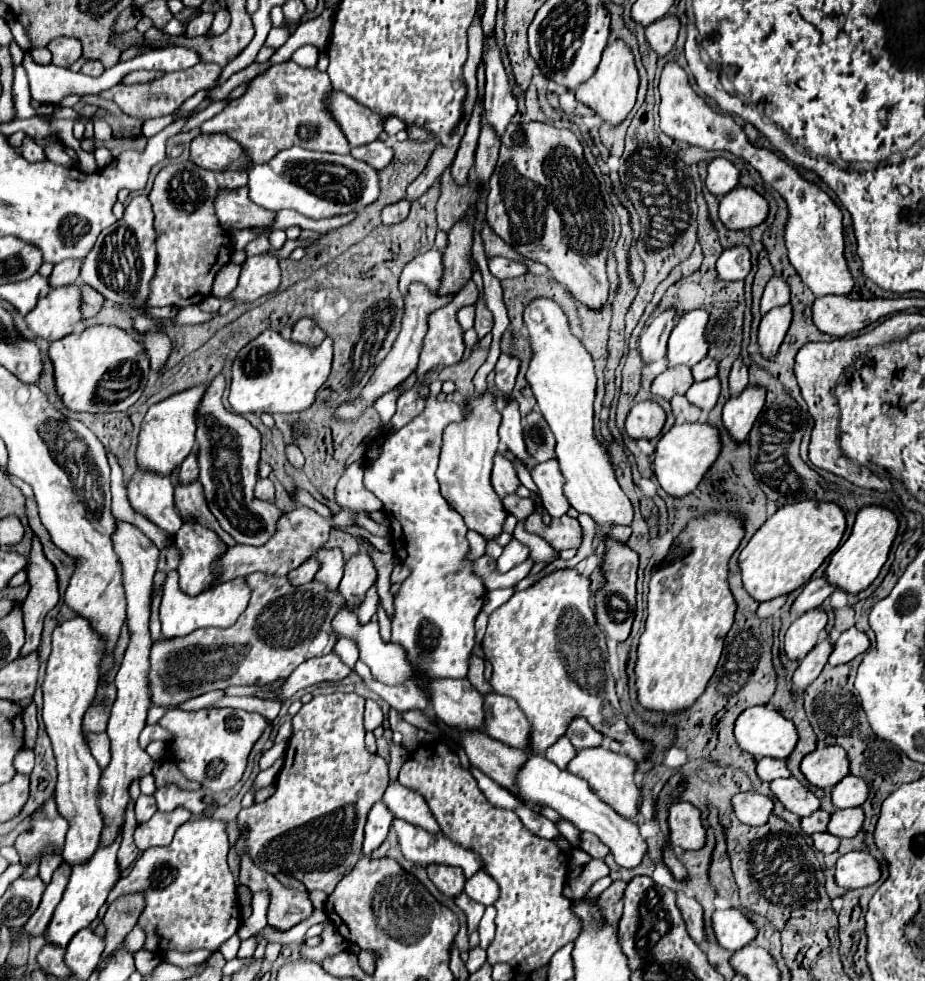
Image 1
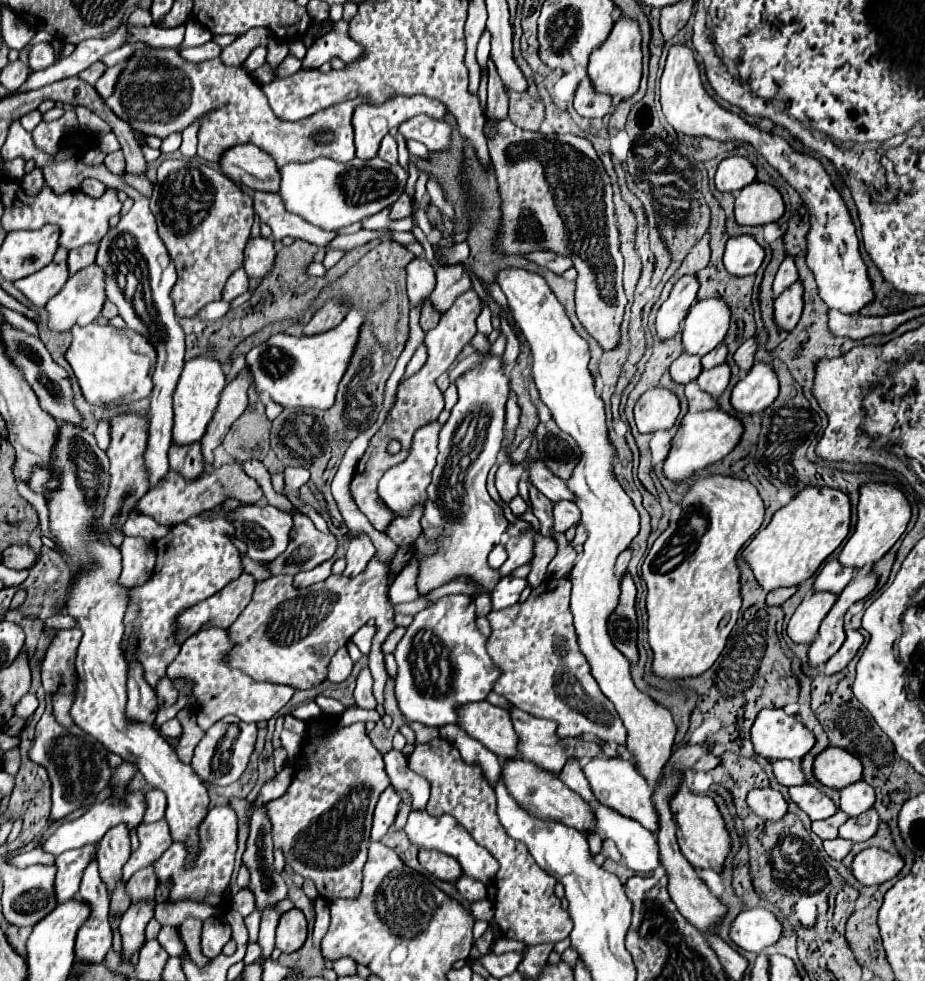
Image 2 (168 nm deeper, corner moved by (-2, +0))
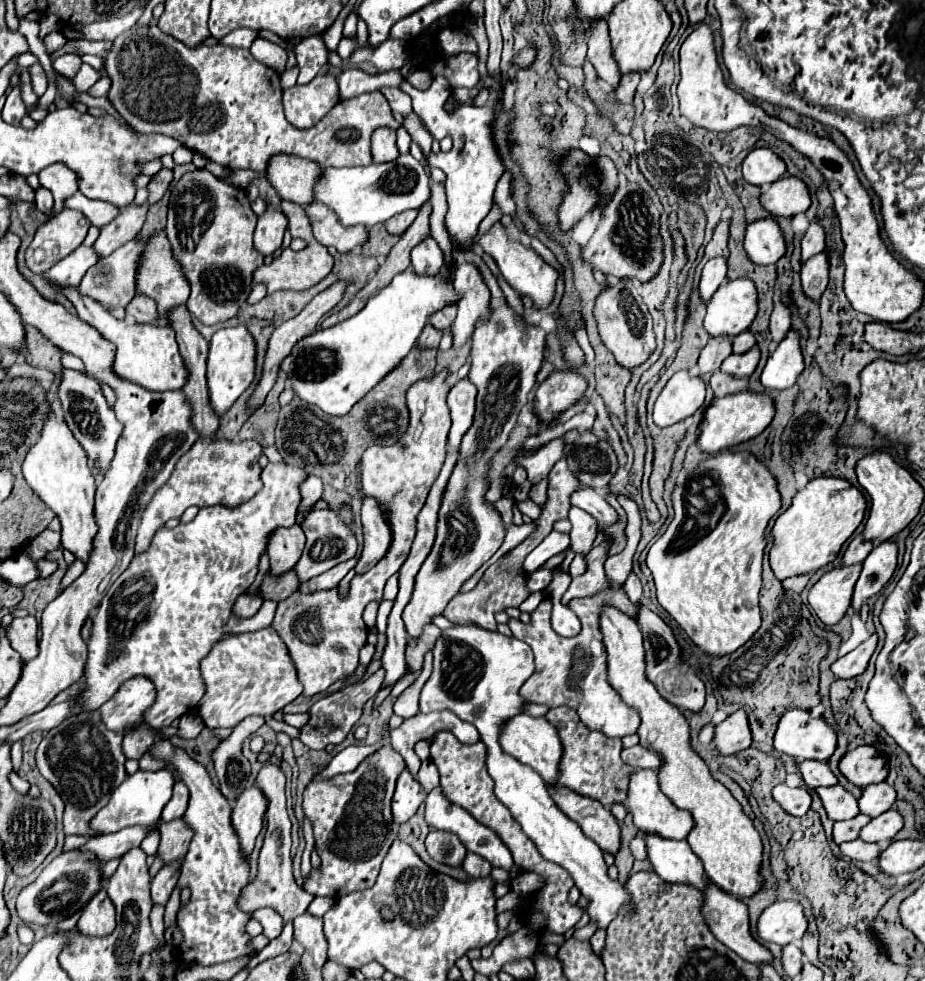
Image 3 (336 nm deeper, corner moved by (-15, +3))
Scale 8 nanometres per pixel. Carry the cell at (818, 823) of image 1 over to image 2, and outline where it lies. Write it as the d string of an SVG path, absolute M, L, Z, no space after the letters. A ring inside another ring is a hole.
M838 811L836 815L822 819L822 821L812 821L812 831L820 837L820 839L836 839L838 837L838 827L848 819L846 813Z

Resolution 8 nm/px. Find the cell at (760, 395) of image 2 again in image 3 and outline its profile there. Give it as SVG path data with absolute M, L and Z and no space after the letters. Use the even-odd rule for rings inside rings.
M789 330L789 334L779 342L779 346L769 354L765 370L761 374L761 384L773 390L789 388L797 382L803 372L803 354L801 354L801 334Z

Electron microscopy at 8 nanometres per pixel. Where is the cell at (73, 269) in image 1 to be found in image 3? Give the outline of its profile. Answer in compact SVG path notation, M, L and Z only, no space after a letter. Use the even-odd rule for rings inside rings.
M149 204L127 206L123 210L119 210L117 218L101 228L101 234L99 234L97 242L95 242L95 250L101 256L109 256L119 246L123 246L125 242L135 238L141 232L143 224L145 224L147 210L149 210Z

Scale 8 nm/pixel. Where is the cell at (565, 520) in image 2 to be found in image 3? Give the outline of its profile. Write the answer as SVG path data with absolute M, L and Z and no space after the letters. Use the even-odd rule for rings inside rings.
M571 506L571 510L569 510L569 520L573 524L573 530L569 534L571 548L575 554L587 556L589 550L593 548L593 540L597 536L597 524L585 510L575 508L575 506Z

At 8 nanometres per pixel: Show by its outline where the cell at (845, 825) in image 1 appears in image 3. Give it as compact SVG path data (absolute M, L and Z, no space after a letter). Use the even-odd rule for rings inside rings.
M891 808L885 814L877 816L875 820L871 820L863 830L861 830L861 840L865 842L885 842L885 840L893 840L895 834L903 828L903 816Z

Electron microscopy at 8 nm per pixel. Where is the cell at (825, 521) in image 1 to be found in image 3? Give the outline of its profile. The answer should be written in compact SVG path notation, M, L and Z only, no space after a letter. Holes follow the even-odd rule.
M833 476L813 478L805 488L795 494L793 504L775 520L771 532L775 540L769 552L775 578L785 580L787 576L813 574L815 570L833 562L843 542L863 522L865 510L865 496L851 482Z

